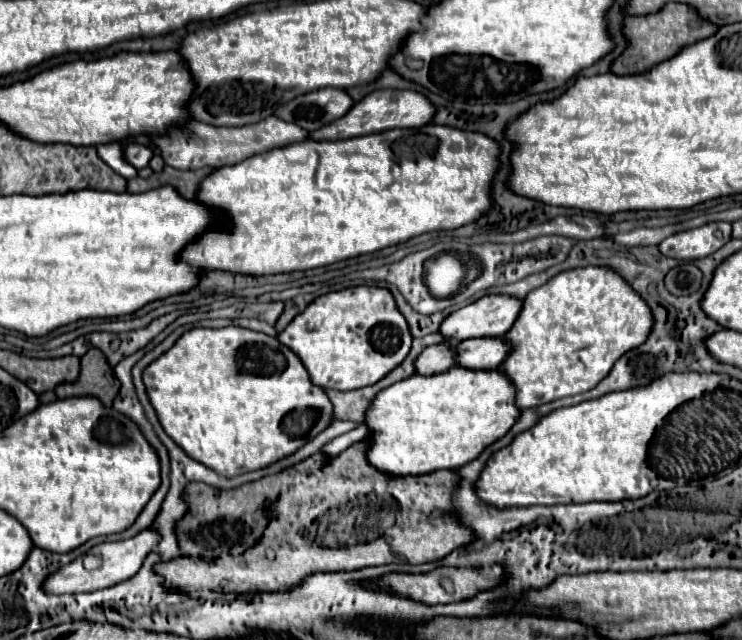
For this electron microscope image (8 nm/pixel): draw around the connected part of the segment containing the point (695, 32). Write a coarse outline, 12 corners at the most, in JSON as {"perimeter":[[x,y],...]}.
{"perimeter":[[686,5],[624,19],[614,75],[644,73],[712,37]]}

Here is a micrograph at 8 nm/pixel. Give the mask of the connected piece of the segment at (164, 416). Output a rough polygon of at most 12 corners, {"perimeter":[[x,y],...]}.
{"perimeter":[[192,329],[144,369],[164,431],[220,475],[334,421],[276,337]]}

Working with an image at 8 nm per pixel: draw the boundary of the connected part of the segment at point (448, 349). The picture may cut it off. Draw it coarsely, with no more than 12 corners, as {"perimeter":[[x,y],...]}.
{"perimeter":[[446,339],[426,347],[416,359],[422,375],[444,373],[456,365],[454,347],[458,341]]}

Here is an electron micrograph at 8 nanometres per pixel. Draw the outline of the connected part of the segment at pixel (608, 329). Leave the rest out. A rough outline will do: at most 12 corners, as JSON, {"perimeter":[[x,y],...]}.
{"perimeter":[[612,267],[528,293],[498,369],[520,409],[596,387],[646,341]]}

